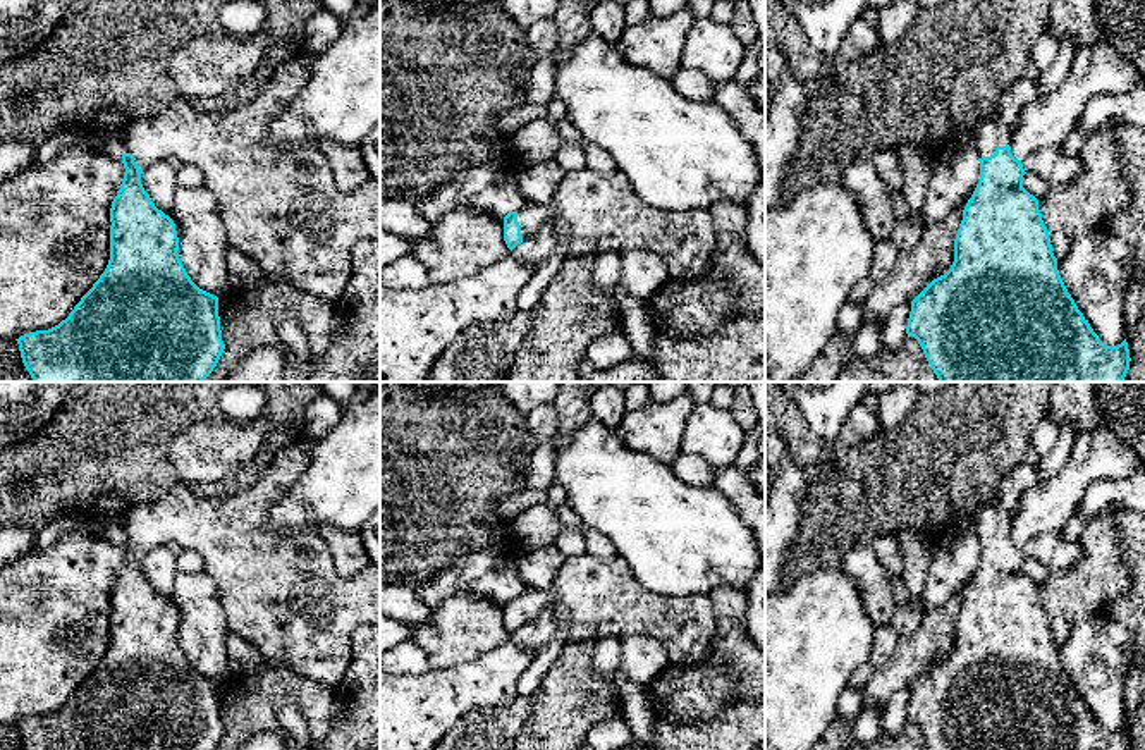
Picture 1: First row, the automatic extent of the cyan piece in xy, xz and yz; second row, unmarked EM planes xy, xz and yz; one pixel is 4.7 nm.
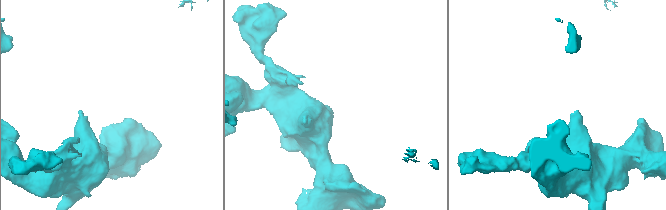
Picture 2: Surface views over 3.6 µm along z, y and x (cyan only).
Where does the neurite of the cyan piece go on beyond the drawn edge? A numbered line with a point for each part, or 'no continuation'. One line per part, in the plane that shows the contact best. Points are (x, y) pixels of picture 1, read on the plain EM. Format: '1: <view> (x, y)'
1: yz (991, 518)

